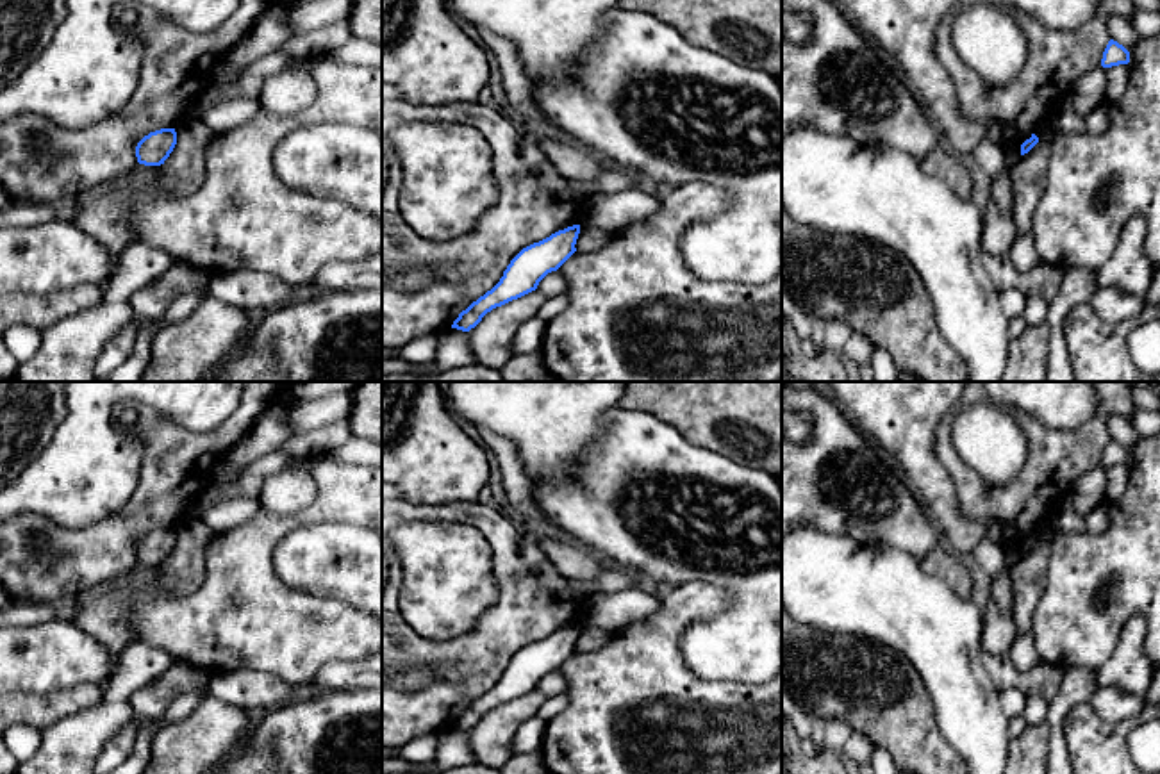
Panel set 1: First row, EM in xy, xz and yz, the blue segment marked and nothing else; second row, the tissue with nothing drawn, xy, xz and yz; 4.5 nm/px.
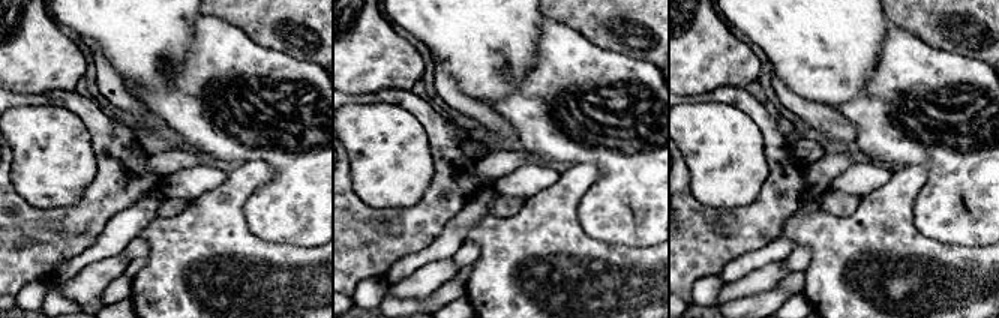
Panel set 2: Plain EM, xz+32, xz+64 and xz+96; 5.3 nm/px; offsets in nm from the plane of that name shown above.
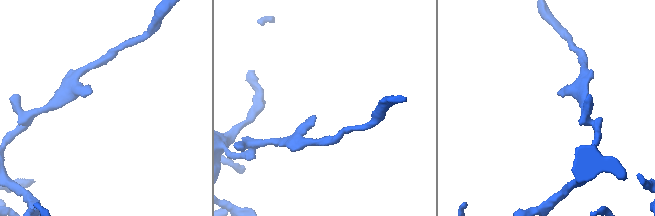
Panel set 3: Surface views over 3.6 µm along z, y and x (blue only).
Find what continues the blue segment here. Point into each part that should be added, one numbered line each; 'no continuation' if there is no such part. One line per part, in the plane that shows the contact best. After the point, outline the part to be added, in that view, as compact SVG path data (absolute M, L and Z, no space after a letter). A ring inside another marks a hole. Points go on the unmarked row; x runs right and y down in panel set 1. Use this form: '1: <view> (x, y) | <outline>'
no continuation

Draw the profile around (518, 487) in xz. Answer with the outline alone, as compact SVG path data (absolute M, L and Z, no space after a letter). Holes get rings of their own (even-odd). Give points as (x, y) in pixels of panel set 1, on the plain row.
M478 428L478 432L496 457L509 503L525 517L548 519L534 501L532 480L523 471L516 444L491 430Z

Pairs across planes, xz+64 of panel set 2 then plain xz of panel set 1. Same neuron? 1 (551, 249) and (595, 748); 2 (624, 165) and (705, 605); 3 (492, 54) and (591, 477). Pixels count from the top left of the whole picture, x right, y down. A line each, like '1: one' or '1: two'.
1: one
2: two
3: two

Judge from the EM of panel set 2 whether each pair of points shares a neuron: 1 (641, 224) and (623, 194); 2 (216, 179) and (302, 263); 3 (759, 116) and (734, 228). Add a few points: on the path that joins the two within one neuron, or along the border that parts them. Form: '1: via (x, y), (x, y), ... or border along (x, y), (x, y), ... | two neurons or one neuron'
1: via (641, 216), (641, 212), (630, 201) | one neuron
2: border along (228, 174), (215, 188), (189, 200) | two neurons
3: via (779, 152), (782, 159), (780, 210), (770, 225) | one neuron

